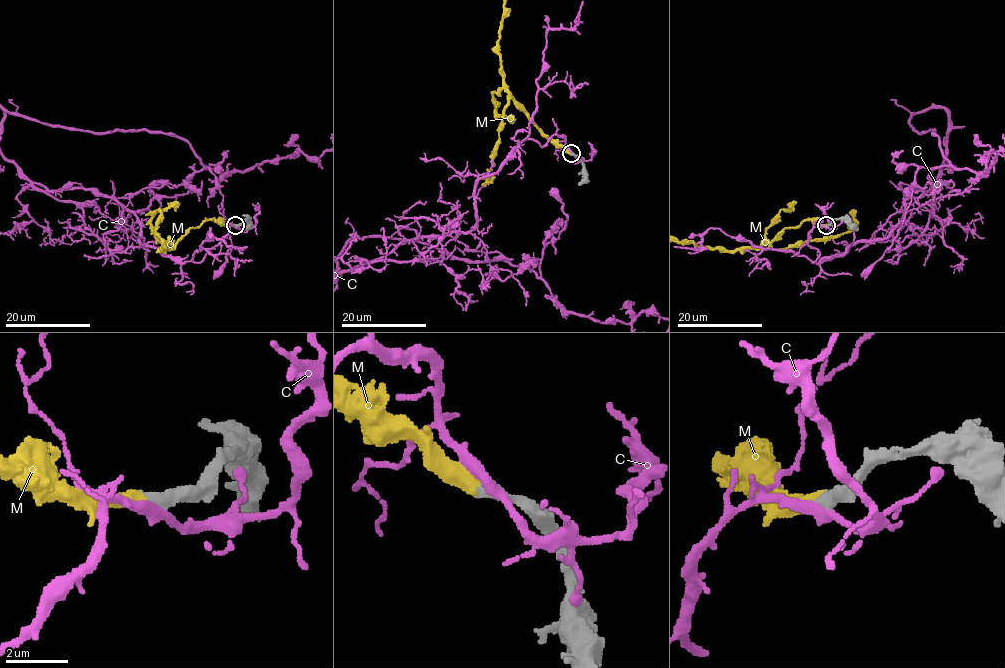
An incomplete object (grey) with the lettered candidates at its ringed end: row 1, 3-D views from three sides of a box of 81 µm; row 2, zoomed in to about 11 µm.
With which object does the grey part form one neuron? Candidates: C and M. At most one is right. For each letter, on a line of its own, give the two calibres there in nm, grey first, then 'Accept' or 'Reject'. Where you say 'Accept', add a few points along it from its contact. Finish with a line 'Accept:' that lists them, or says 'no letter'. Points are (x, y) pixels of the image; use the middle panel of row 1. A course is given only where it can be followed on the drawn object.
C: Thickness 480 nm (grey) against 360 nm. Reject
M: Thickness 440 nm (grey) against 480 nm. Accept. Its course: (570, 153), (532, 122), (512, 98), (503, 78), (498, 51)
Accept: M

